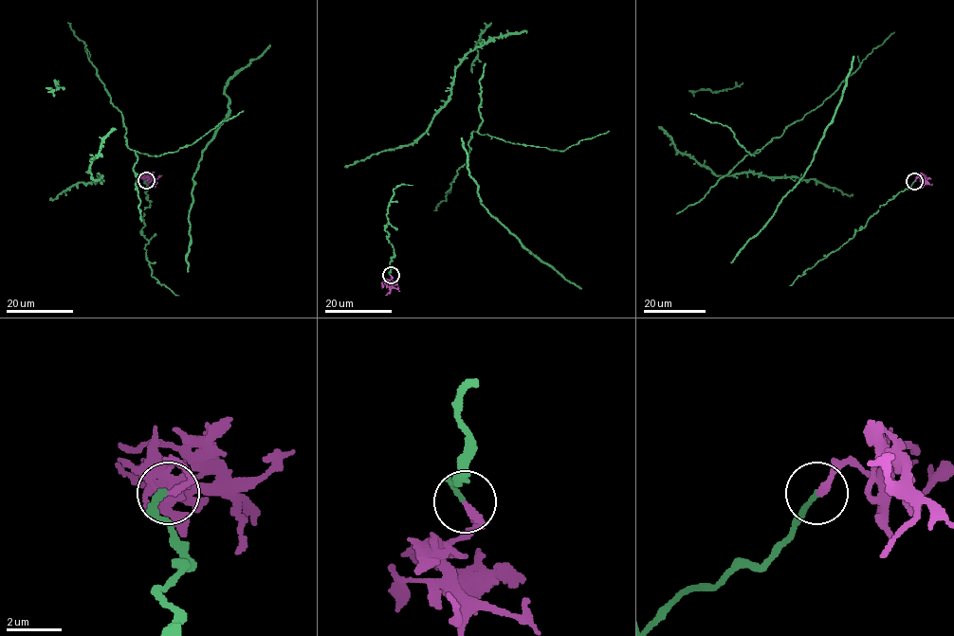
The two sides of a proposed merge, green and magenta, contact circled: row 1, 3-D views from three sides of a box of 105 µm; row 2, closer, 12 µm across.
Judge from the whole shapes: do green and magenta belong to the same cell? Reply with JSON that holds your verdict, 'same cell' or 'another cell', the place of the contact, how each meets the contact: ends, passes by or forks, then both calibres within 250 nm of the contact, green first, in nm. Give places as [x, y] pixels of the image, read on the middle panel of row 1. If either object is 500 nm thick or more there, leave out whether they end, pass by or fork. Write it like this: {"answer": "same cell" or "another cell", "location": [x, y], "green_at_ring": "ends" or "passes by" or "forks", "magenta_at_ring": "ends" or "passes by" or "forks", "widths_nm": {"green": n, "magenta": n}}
{"answer": "another cell", "location": [391, 275], "green_at_ring": "ends", "magenta_at_ring": "ends", "widths_nm": {"green": 190, "magenta": 200}}

